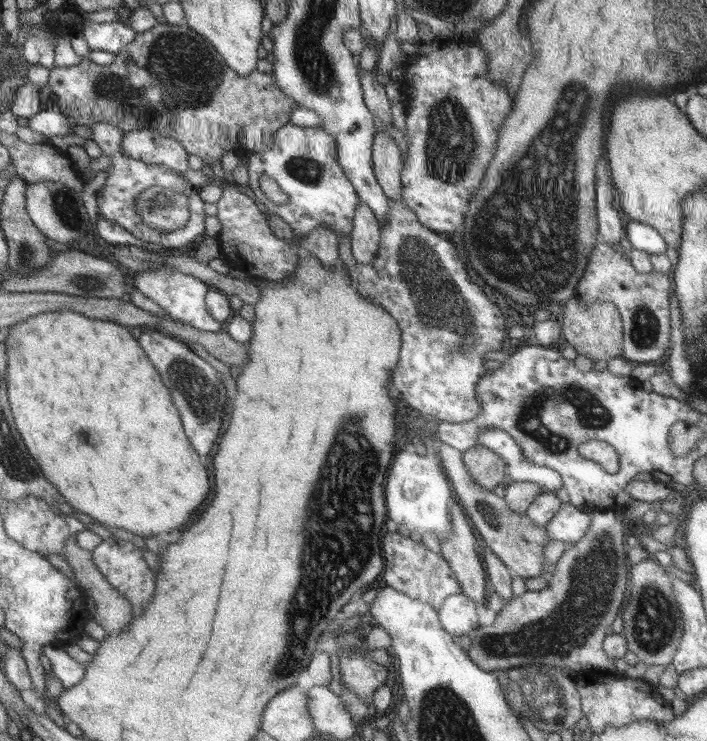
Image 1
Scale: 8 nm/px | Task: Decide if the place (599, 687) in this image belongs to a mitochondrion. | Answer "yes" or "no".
no

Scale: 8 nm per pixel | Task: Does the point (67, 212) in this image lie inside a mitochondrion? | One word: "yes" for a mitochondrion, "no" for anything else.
yes

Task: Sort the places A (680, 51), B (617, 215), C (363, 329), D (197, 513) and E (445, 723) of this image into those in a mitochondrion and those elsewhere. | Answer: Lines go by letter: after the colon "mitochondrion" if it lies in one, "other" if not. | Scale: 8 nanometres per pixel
A: mitochondrion
B: other
C: other
D: other
E: mitochondrion

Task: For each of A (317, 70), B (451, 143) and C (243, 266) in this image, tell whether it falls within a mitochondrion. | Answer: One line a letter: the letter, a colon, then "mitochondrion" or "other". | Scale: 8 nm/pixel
A: mitochondrion
B: mitochondrion
C: other

